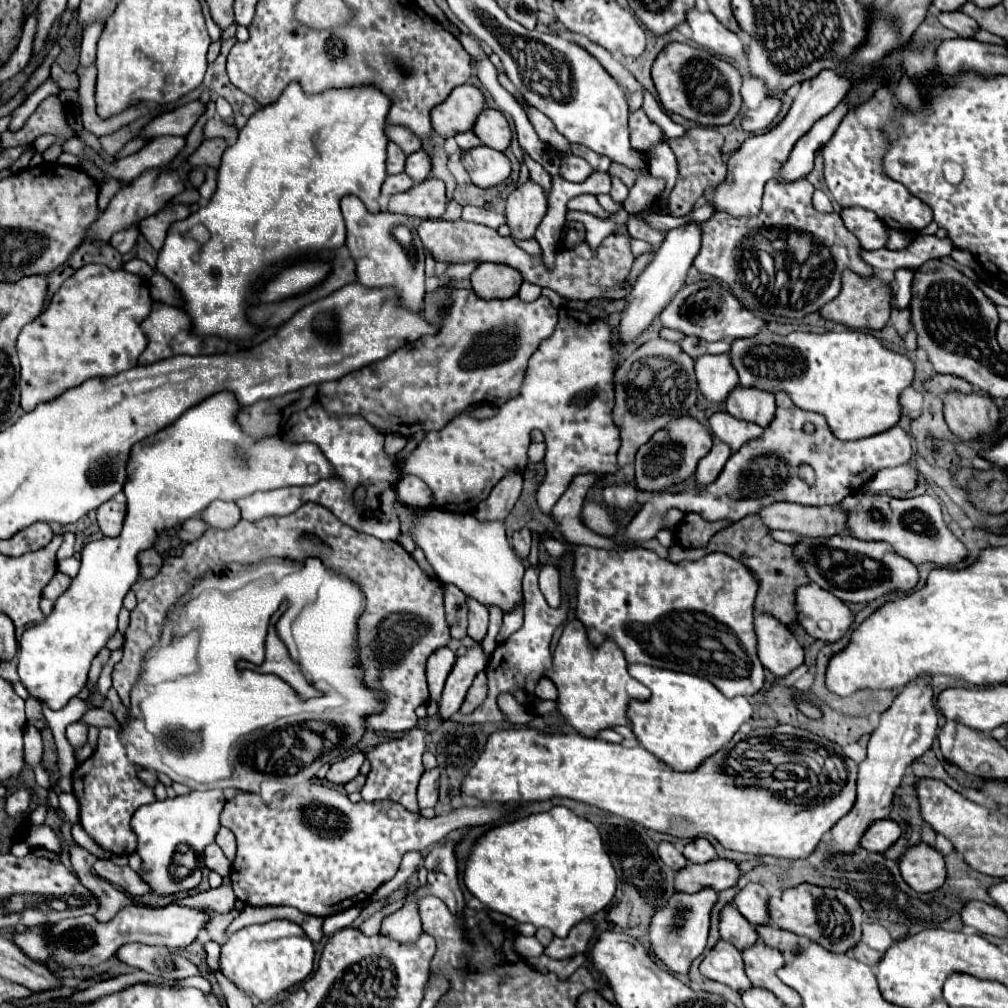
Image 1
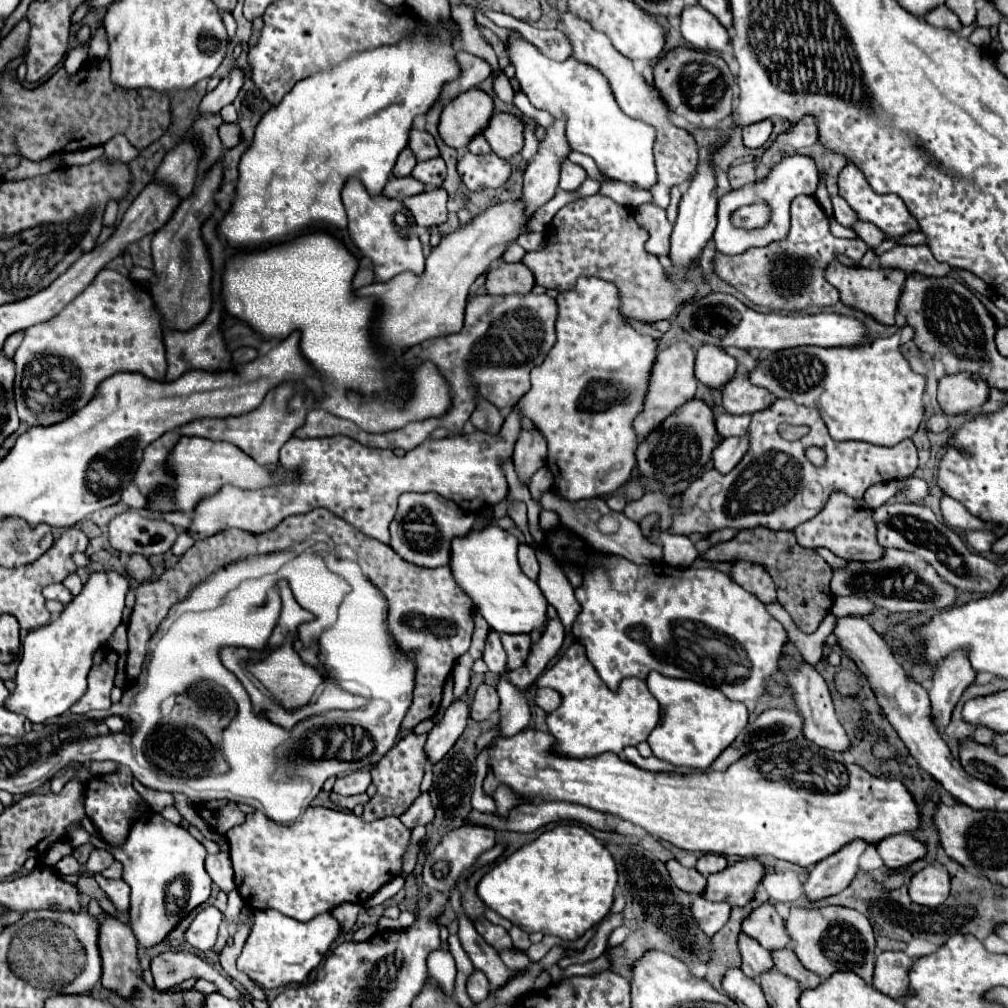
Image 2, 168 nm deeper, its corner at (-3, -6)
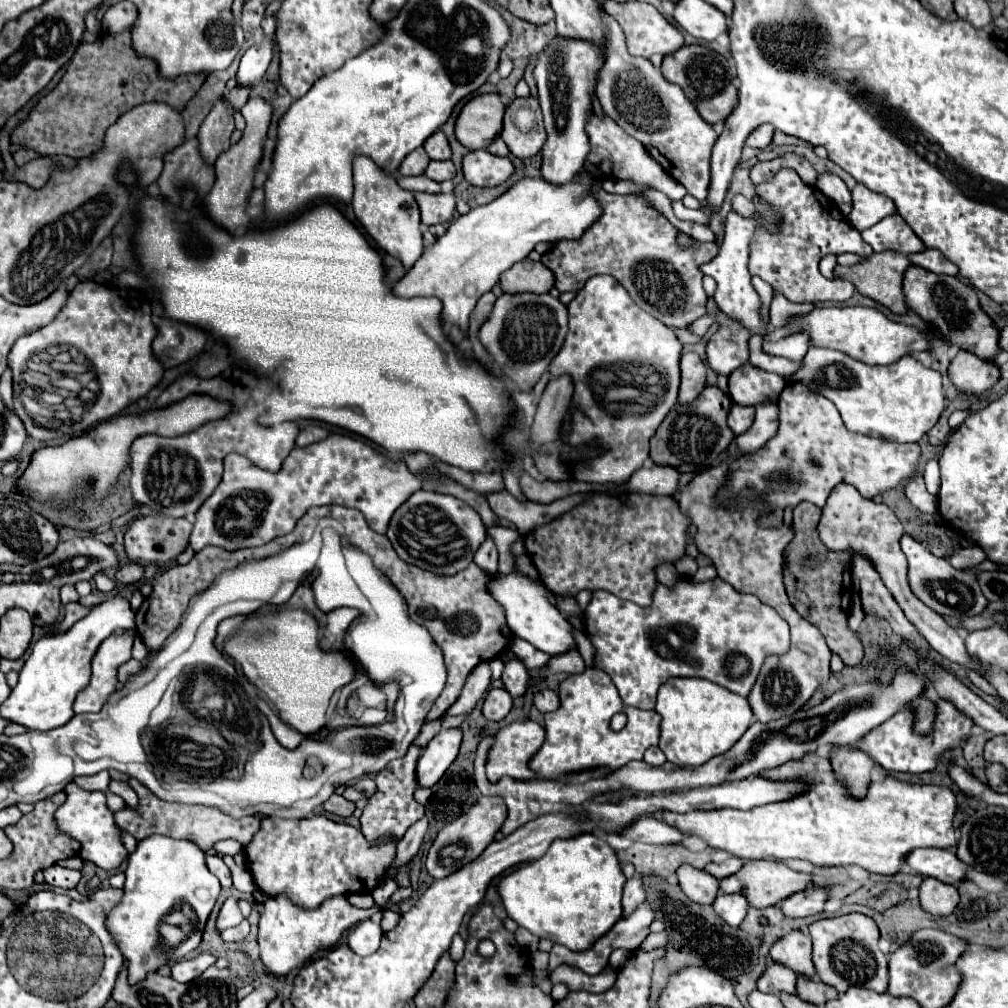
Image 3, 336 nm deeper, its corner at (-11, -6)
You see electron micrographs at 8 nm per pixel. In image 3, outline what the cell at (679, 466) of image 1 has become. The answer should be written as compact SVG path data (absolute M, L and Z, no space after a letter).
M704 387L700 397L688 405L676 405L650 439L650 459L662 467L674 467L680 473L700 473L718 465L718 457L732 443L734 433L726 425L732 401L718 387Z

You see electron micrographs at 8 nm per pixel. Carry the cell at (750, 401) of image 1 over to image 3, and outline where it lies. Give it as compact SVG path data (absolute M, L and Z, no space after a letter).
M750 363L742 365L728 377L728 391L734 403L744 407L758 407L778 399L786 381L776 373L766 373Z

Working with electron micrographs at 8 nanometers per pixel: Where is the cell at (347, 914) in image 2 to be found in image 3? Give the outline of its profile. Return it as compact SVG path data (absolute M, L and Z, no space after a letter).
M350 893L346 899L348 899L348 903L356 905L356 907L372 907L374 905L372 895L368 895L368 893Z

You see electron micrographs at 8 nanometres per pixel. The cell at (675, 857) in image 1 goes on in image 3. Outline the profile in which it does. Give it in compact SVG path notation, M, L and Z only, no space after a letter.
M680 865L678 871L678 883L682 887L682 891L694 901L694 903L702 903L702 905L710 905L718 893L718 881L708 875L702 869L694 869L690 865Z

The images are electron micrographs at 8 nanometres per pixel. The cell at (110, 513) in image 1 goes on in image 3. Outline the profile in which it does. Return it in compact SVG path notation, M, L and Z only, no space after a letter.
M164 515L138 517L128 525L126 535L124 535L126 555L132 561L142 561L142 563L168 563L186 549L190 531L192 531L192 523L188 523L186 519L164 517Z

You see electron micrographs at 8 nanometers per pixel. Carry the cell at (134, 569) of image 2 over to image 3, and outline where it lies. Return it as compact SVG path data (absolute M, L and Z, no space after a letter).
M130 563L130 565L124 565L116 571L116 579L120 583L136 583L144 577L144 567L140 563Z

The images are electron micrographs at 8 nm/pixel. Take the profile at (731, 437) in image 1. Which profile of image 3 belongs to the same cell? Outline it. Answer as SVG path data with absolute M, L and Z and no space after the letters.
M734 405L728 415L728 427L734 431L734 435L742 435L744 431L750 429L754 423L754 407L740 407Z

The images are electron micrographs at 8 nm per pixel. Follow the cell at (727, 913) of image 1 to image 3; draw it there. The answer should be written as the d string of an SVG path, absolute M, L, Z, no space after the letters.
M768 961L764 973L758 979L758 989L764 993L774 993L778 995L780 991L788 991L794 993L794 985L796 985L796 973L788 971L788 967L784 967L782 963L776 961Z

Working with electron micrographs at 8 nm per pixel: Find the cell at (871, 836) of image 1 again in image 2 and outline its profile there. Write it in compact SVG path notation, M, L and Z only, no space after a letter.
M892 835L890 839L884 839L878 843L878 855L884 859L884 863L890 869L900 869L906 865L912 865L914 861L920 861L926 857L926 845L914 839L912 835Z

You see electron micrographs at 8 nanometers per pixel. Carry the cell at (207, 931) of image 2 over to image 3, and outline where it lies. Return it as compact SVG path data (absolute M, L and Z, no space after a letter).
M230 897L230 899L224 901L224 905L222 905L220 913L218 913L218 919L216 919L216 931L222 933L222 931L228 929L228 927L236 927L242 919L244 919L244 917L242 917L238 905L236 905L236 899Z

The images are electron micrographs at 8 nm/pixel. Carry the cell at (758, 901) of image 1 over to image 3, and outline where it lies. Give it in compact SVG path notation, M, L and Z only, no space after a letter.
M792 929L790 933L782 935L772 947L770 947L770 957L776 963L782 963L790 967L798 975L808 975L814 977L814 965L812 965L812 941L810 935L806 935L800 929Z

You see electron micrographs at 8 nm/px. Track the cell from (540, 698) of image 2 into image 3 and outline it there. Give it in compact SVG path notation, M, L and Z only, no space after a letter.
M542 689L534 695L534 705L542 711L542 713L548 713L548 711L556 711L558 705L560 705L560 697L556 691L552 689Z

